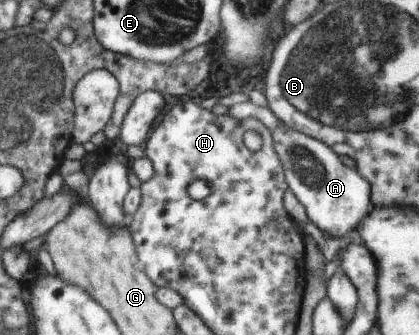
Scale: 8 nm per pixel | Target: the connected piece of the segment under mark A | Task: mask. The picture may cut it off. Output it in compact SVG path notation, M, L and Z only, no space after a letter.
M280 122L271 134L274 148L286 168L287 182L297 200L303 204L309 220L323 232L324 237L339 238L354 234L373 207L370 182L357 169L345 166L339 154L319 139L289 130Z

